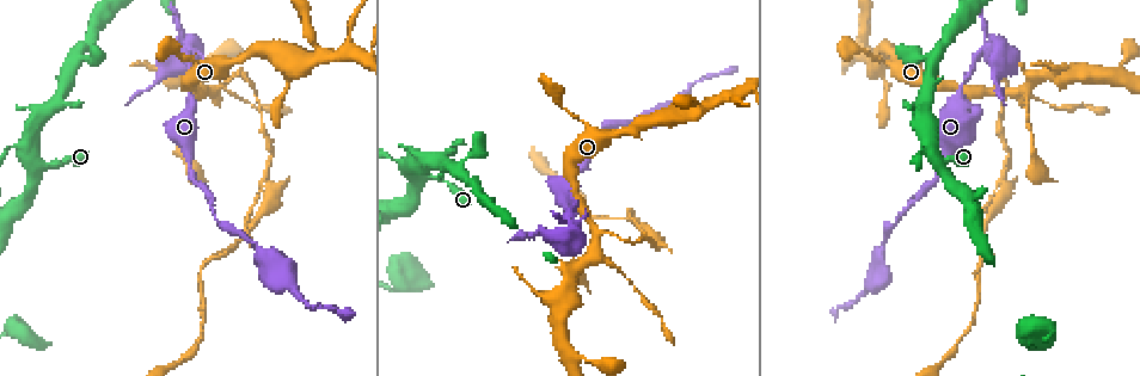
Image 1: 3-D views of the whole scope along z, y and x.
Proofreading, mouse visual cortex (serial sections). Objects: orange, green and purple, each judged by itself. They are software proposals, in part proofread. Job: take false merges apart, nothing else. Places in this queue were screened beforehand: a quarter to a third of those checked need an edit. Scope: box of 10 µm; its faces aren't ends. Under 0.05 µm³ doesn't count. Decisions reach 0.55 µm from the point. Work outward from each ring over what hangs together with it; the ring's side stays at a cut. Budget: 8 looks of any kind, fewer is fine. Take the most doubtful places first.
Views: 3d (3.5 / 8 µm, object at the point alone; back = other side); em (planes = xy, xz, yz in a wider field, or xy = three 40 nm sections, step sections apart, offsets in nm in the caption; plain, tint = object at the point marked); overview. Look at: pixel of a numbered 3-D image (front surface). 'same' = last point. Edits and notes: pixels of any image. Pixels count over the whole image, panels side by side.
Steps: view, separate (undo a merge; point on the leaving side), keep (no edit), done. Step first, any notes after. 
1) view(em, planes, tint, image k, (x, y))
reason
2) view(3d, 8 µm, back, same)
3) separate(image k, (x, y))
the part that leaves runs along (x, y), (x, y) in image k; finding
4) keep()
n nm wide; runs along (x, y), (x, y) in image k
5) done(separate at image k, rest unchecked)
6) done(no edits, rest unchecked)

view(3d, 3.5 µm, image 1, (627, 240))
abrupt turn

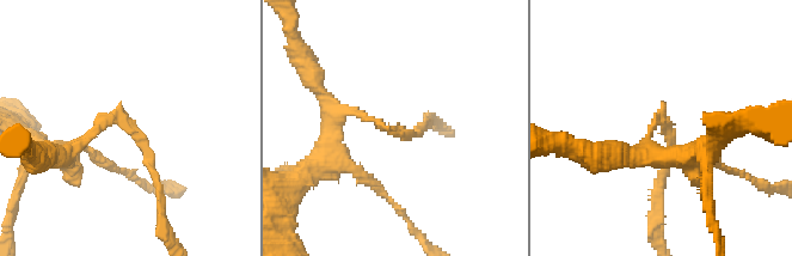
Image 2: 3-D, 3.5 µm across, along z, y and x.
view(em, xy, step 5, tint, image 2, (664, 121))
need the tissue

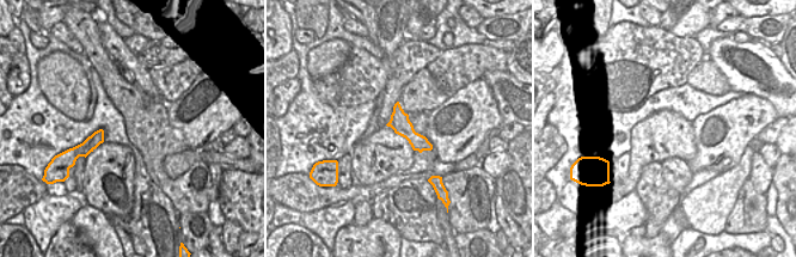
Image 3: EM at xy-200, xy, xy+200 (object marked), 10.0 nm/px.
separate(image 2, (128, 126))
arms of 150, 200 nm; the part that leaves runs along (91, 134), (124, 120), (157, 182) in image 2; two cells meet here

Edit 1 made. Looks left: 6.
view(3d, 3.5 µm, image 1, (881, 255))

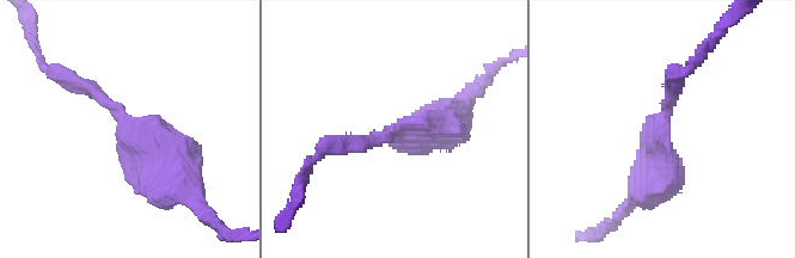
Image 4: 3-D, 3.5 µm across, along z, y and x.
view(em, xy, step 3, tint, image 4, (657, 130))

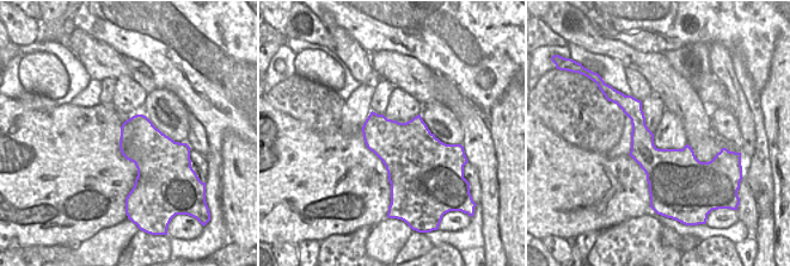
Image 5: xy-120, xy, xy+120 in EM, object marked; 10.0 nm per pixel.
keep()
all the same cell

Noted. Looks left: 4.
view(3d, 3.5 µm, image 1, (418, 175))

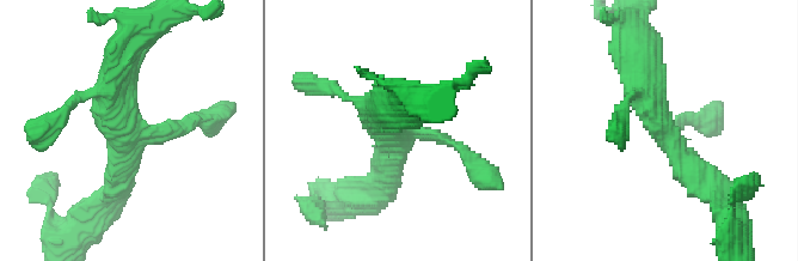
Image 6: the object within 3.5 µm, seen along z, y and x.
view(em, xy, step 1, tint, image 6, (129, 126))
4 arms; arms of 150, 200, 350, 400 nm

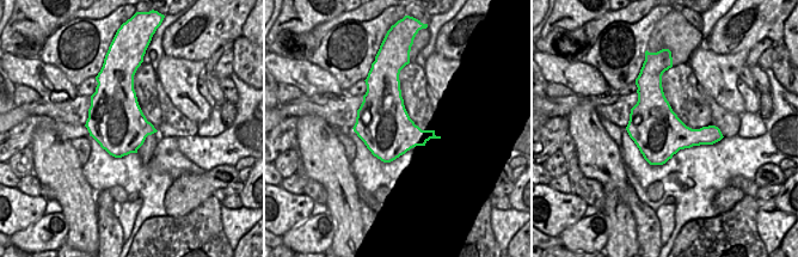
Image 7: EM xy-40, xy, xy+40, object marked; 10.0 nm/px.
keep()
runs along (200, 117), (130, 128), (118, 59) in image 6; all the same cell

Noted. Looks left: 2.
done(separate at image 2, rest unchecked)

